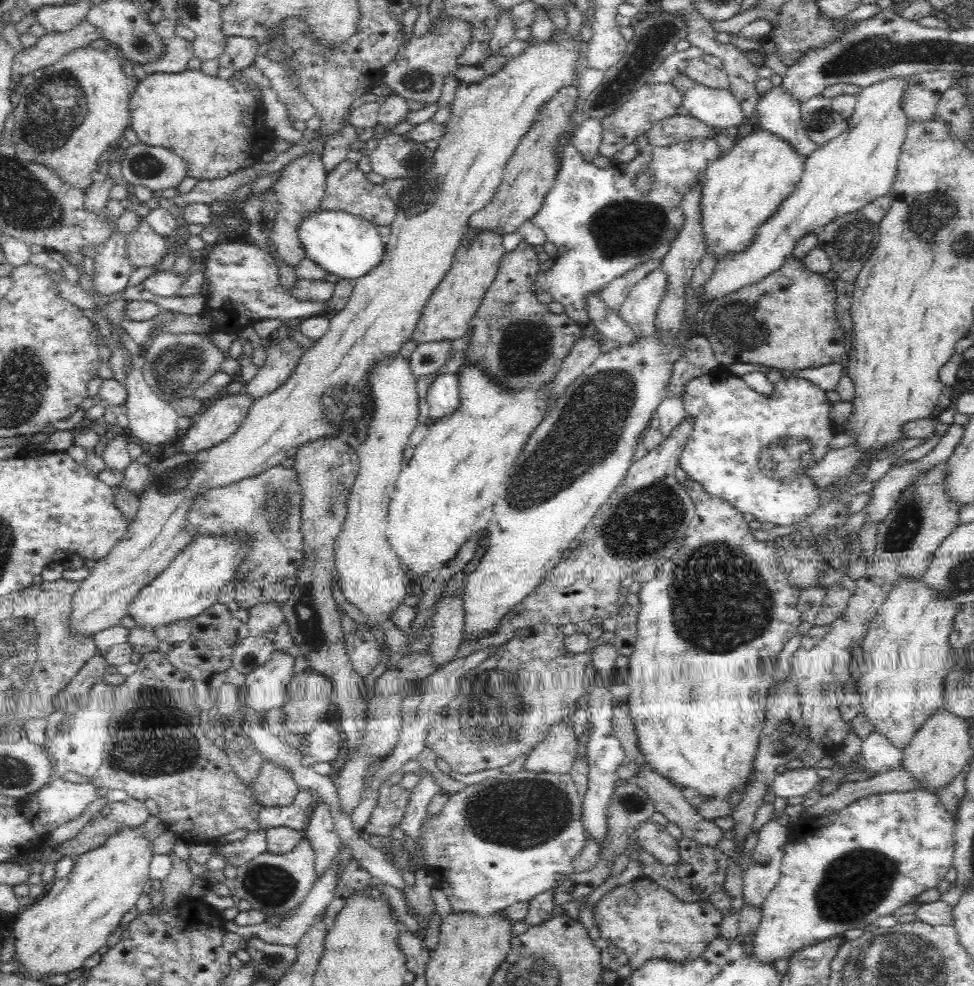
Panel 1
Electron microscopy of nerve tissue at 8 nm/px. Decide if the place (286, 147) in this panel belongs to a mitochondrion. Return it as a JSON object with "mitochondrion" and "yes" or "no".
{"mitochondrion":"no"}

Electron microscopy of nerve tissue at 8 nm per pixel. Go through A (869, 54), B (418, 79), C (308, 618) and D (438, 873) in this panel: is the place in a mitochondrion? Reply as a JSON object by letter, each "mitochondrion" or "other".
{"A":"mitochondrion","B":"mitochondrion","C":"mitochondrion","D":"other"}

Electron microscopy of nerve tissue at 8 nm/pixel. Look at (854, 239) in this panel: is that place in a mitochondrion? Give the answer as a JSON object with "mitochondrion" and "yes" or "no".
{"mitochondrion":"yes"}

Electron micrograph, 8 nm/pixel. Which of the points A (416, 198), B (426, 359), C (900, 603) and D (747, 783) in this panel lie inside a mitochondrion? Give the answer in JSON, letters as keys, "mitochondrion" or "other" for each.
{"A":"mitochondrion","B":"other","C":"other","D":"other"}

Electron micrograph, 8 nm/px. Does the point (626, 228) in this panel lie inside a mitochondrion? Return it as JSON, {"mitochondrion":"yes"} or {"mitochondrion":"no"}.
{"mitochondrion":"yes"}

